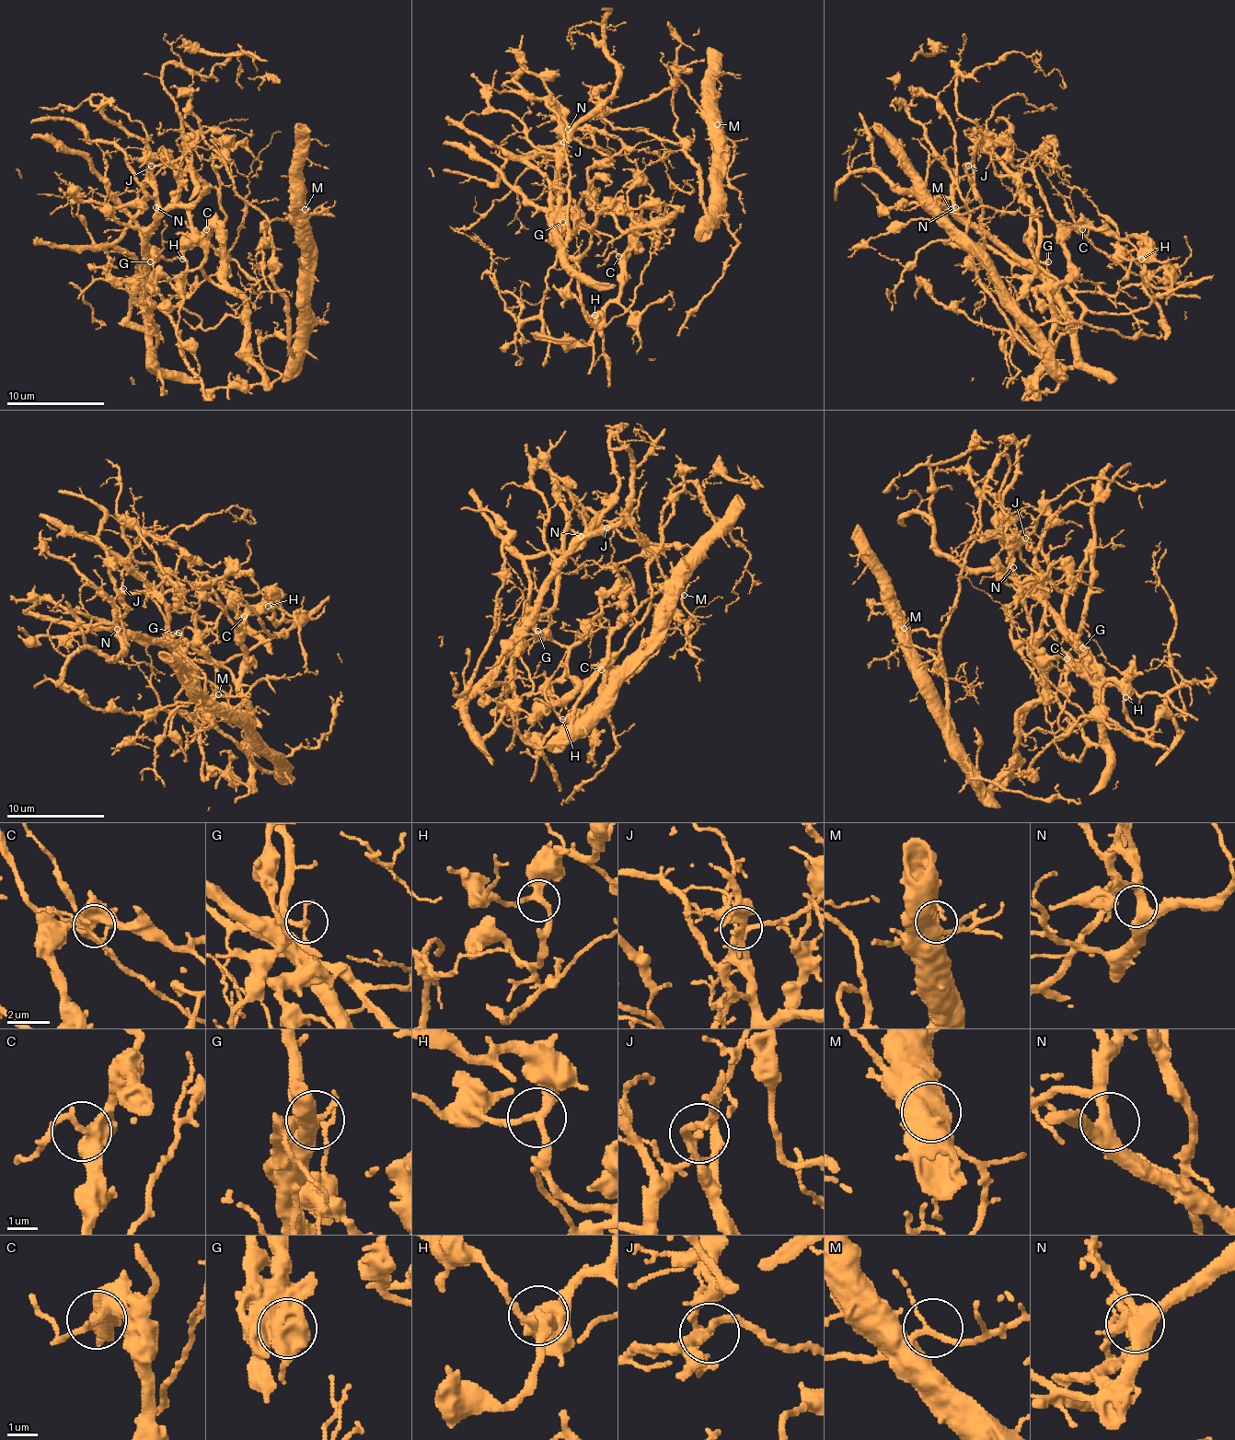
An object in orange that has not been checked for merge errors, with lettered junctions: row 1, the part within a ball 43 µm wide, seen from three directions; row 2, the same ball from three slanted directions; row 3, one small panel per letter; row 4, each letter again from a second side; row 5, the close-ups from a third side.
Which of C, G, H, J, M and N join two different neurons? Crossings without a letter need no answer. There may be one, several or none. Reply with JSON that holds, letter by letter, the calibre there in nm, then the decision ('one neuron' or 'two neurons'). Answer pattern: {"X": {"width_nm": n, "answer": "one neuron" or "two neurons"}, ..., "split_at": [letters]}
{"C": {"width_nm": 340, "answer": "one neuron"}, "G": {"width_nm": 200, "answer": "two neurons"}, "H": {"width_nm": 240, "answer": "one neuron"}, "J": {"width_nm": 180, "answer": "two neurons"}, "M": {"width_nm": 190, "answer": "one neuron"}, "N": {"width_nm": 400, "answer": "one neuron"}, "split_at": ["G", "J"]}

